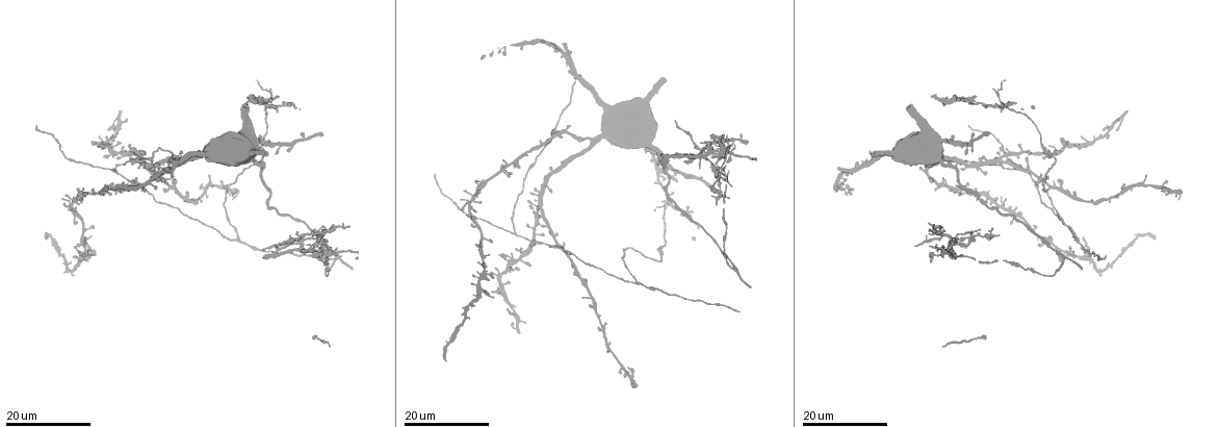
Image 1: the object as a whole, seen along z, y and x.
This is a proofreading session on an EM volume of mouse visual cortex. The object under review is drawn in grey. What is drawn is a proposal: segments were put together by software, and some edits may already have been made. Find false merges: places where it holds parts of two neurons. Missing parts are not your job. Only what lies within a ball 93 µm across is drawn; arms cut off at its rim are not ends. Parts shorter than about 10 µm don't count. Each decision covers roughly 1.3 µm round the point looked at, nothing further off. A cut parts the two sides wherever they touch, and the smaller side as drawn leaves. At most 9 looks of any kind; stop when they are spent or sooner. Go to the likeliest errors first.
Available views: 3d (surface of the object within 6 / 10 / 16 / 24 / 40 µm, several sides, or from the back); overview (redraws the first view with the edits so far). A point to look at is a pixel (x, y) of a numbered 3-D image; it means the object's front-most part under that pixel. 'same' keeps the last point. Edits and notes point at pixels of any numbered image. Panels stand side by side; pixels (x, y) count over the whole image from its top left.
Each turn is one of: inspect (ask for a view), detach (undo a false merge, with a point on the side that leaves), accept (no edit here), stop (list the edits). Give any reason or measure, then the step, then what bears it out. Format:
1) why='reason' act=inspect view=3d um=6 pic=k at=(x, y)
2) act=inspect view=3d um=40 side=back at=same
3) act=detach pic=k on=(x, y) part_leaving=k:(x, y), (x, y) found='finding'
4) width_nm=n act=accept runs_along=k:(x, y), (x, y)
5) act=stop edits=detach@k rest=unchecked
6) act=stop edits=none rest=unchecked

why='four or more arms meet' act=inspect view=3d um=16 pic=1 at=(946, 252)

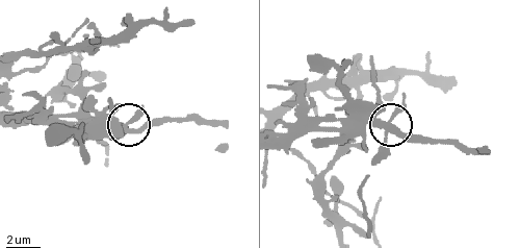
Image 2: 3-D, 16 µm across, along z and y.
act=inspect view=3d um=6 pic=2 at=(384, 123)

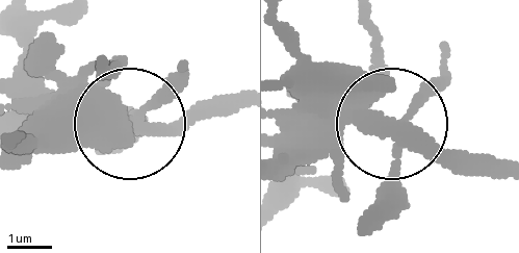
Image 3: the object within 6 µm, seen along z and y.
arms=4 act=detach pic=3 on=(97, 101) part_leaving=3:(135, 126), (17, 100) found='a second neuron is stuck on'

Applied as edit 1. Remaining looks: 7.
why='three-way junction' act=inspect view=3d um=24 pic=1 at=(515, 234)

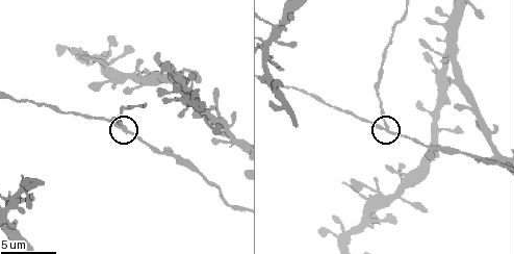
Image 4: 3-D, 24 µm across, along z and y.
act=inspect view=3d um=10 pic=4 at=(383, 128)

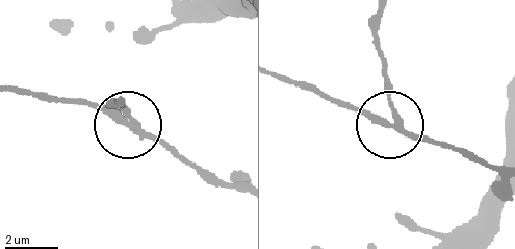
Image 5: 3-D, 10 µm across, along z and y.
side_arm_um=31 arms=3 act=detach pic=5 on=(127, 109) found='a second neuron is stuck on'

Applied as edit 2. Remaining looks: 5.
why='three arms meet' act=inspect view=3d um=16 pic=1 at=(237, 239)

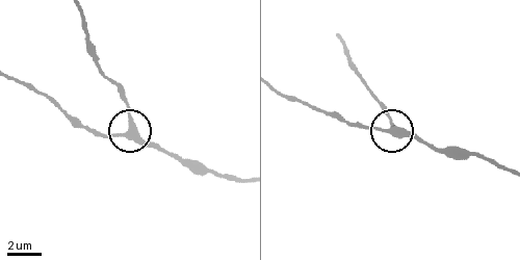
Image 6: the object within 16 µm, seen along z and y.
act=inspect view=3d um=6 pic=6 at=(396, 135)

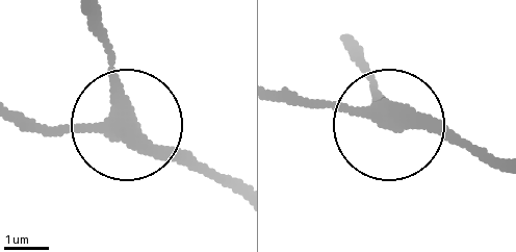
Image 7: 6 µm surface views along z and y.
arms=3 act=accept found='continuous, no second neuron'

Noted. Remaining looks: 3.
act=inspect view=3d um=16 pic=1 at=(1063, 258)

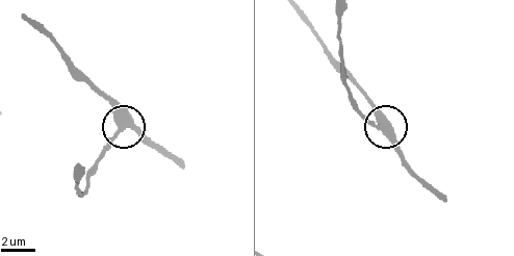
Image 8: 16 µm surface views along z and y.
act=inspect view=3d um=6 pic=8 at=(122, 127)

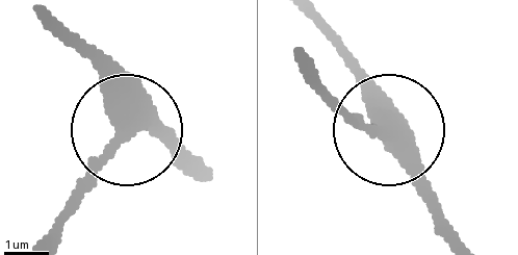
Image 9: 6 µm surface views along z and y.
act=accept runs_along=9:(316, 23), (361, 79), (450, 244) found='all the same neuron'

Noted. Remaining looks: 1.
act=stop edits=detach@3,detach@5 rest=unchecked

